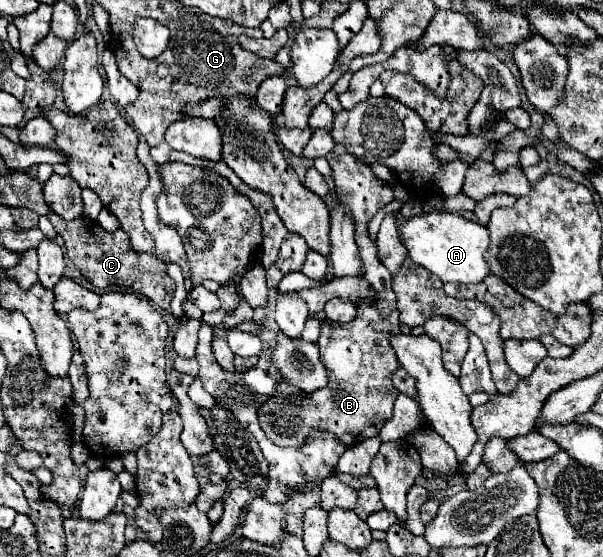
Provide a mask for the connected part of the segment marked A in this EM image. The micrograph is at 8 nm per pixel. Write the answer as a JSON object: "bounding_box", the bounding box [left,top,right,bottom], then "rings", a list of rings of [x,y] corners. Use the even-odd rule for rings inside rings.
{"bounding_box":[398,212,490,284],"rings":[[[432,212],[408,218],[404,224],[398,224],[398,236],[406,248],[410,260],[428,272],[436,274],[442,282],[458,284],[476,284],[490,274],[488,264],[484,262],[484,252],[490,246],[490,236],[486,226],[470,222],[460,214],[450,212]]]}

